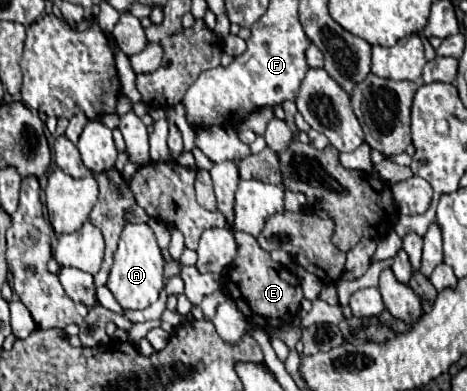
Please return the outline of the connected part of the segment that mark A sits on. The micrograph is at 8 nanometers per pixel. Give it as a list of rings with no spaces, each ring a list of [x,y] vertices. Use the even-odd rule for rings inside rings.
[[[146,223],[126,225],[122,229],[118,249],[114,253],[114,265],[110,269],[106,287],[112,291],[114,299],[122,305],[122,309],[146,309],[158,299],[164,287],[162,267],[164,267],[164,257],[160,253],[152,229]]]

